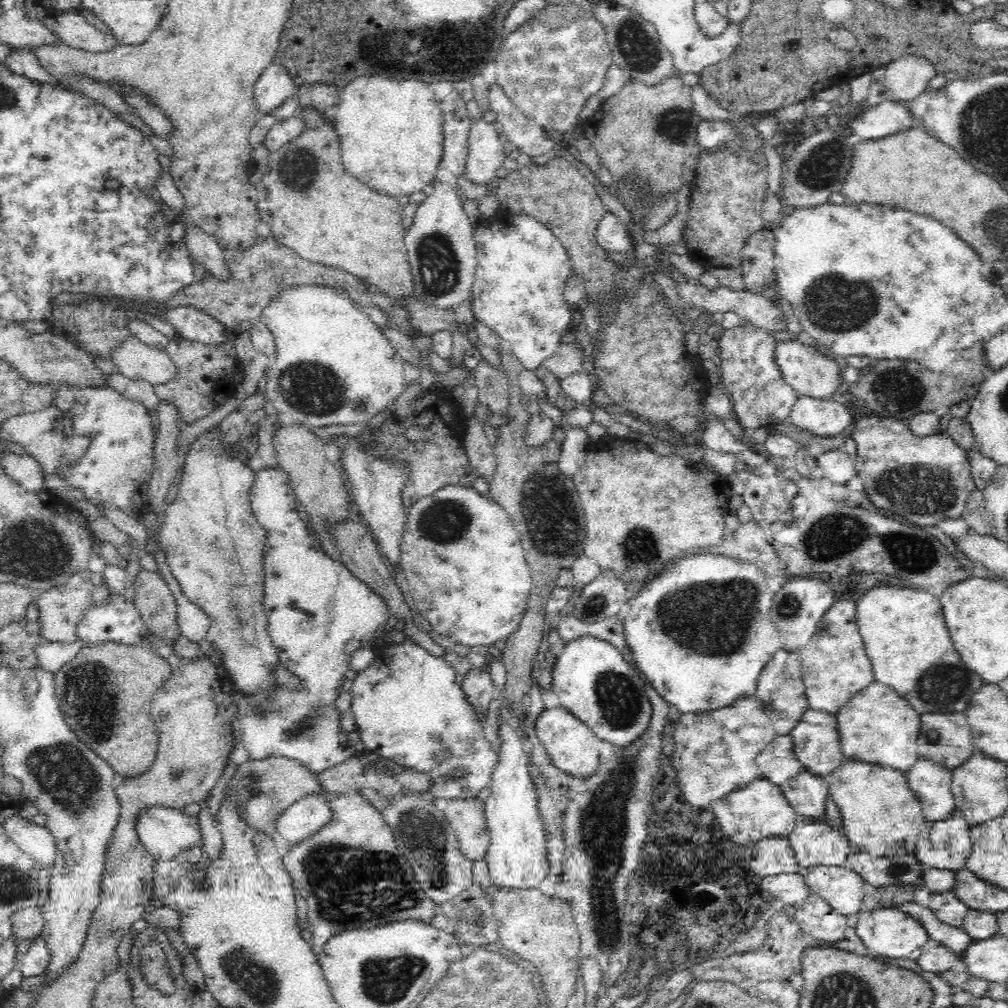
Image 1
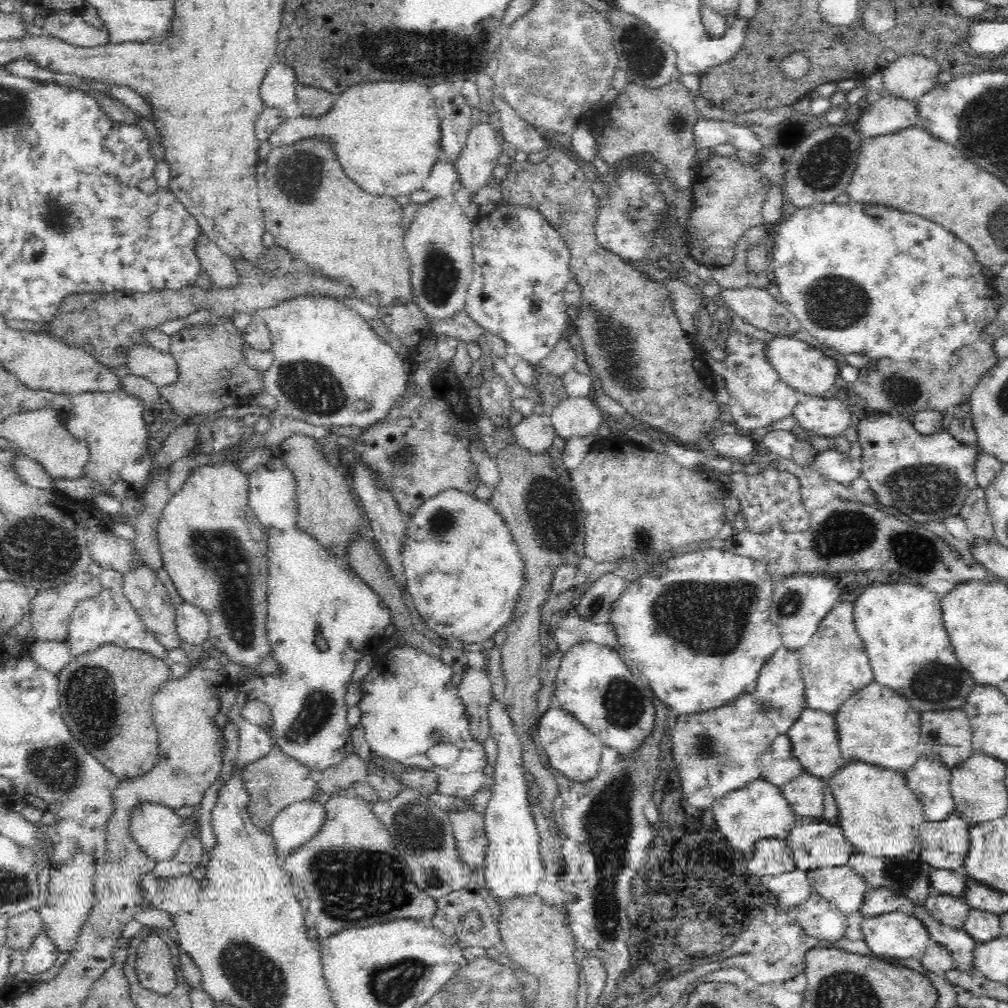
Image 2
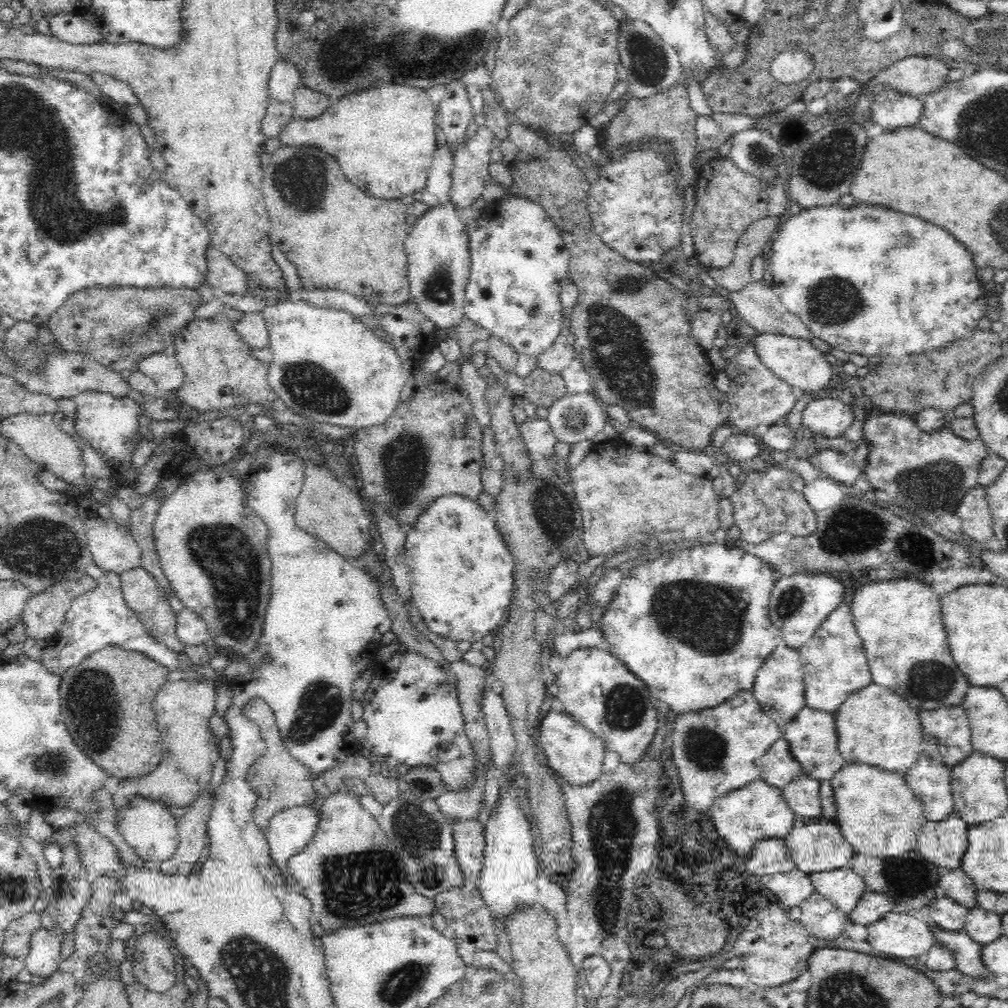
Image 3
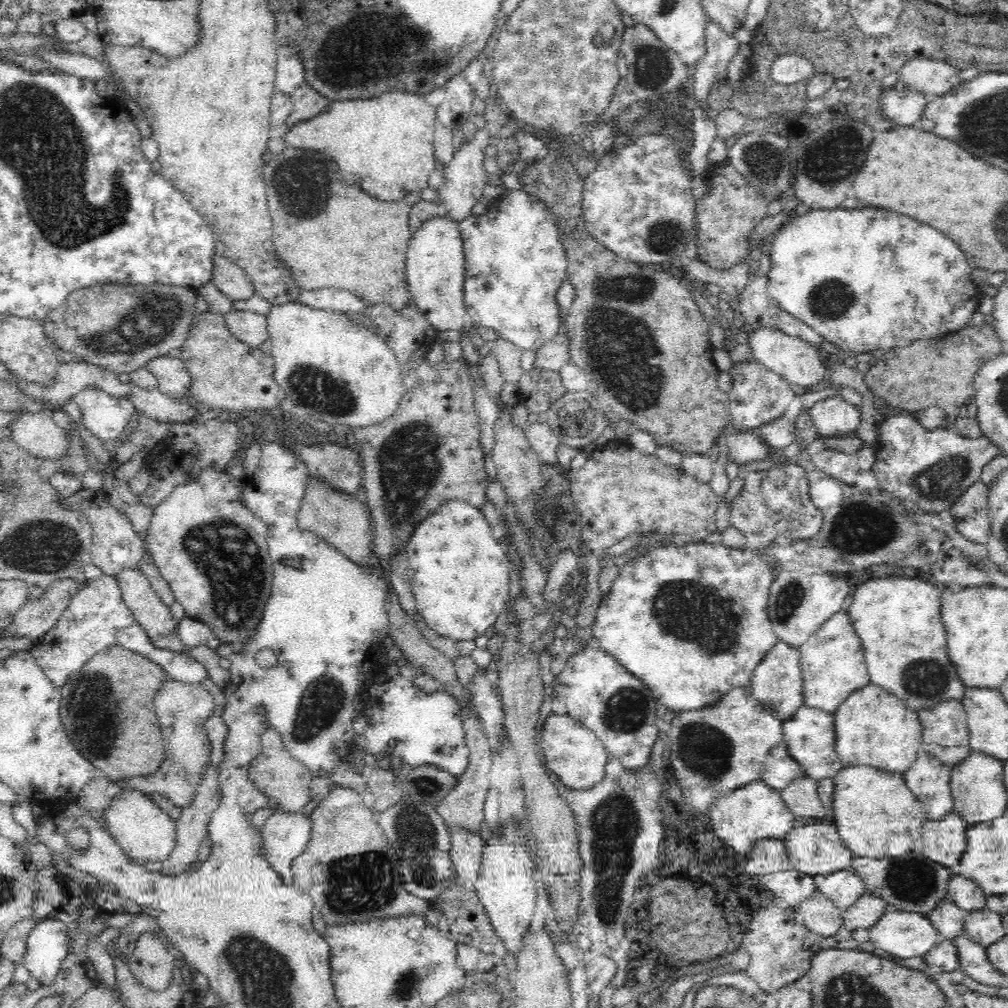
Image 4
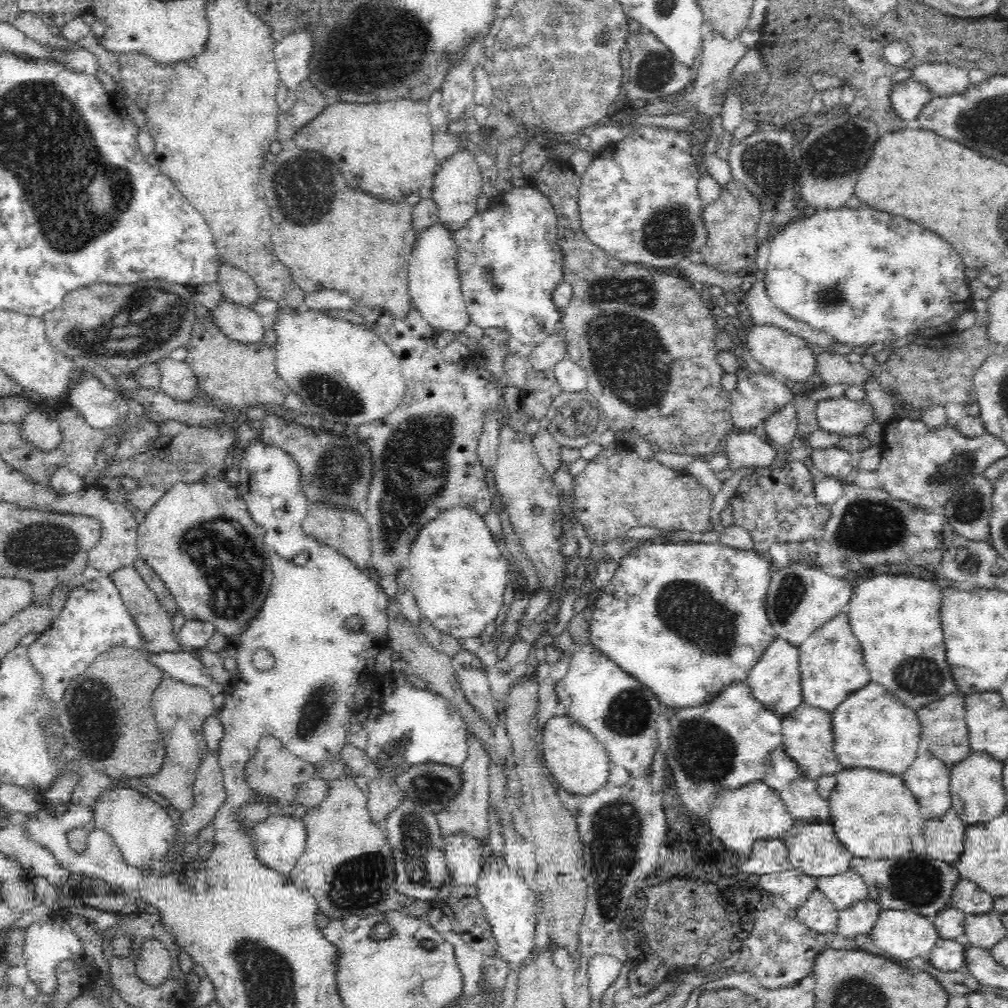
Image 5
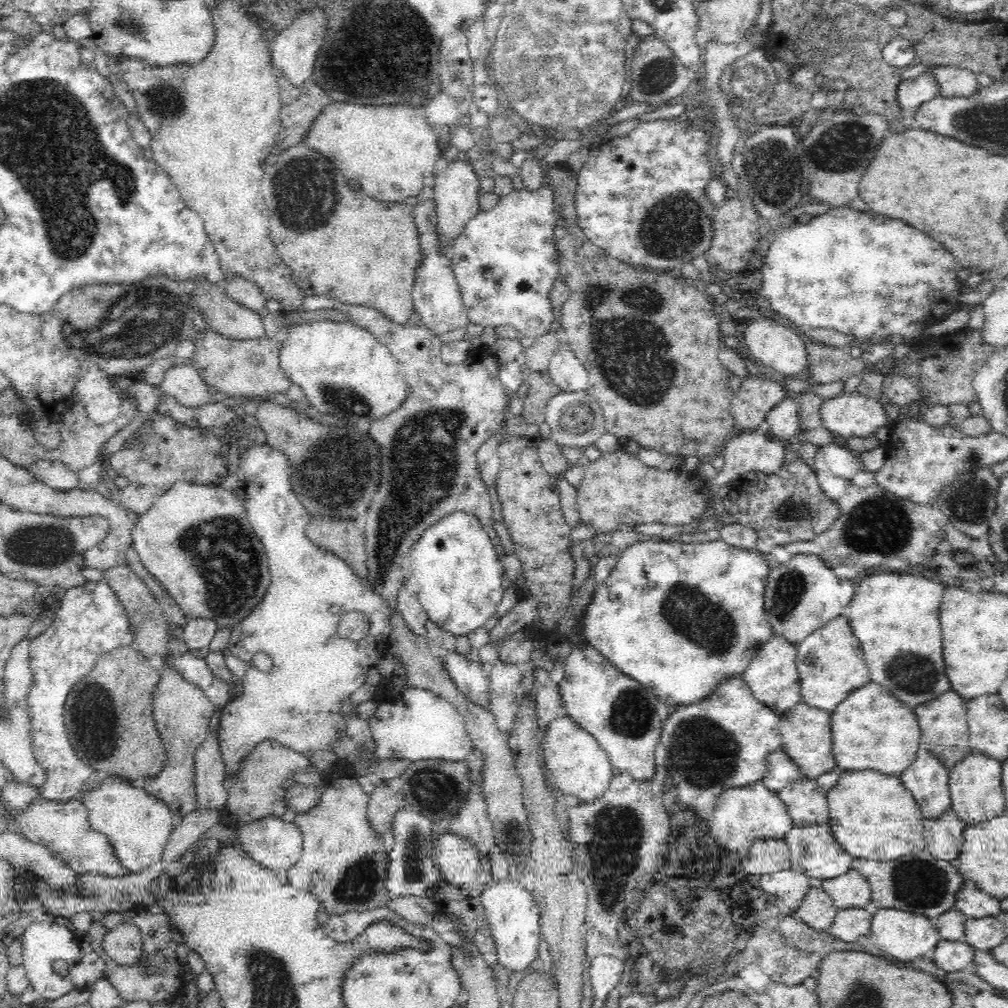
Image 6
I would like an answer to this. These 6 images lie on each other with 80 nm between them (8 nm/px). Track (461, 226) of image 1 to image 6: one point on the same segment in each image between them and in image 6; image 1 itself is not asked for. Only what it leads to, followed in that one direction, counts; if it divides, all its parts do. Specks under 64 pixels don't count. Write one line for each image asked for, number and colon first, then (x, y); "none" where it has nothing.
2: (439, 242)
3: (439, 263)
4: (435, 271)
5: (435, 289)
6: (438, 303)

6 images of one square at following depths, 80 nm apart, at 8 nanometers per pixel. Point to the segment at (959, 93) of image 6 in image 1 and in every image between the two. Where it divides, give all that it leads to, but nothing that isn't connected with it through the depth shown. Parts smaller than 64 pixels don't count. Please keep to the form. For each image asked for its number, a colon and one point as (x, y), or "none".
1: (906, 77)
2: (911, 75)
3: (916, 75)
4: (933, 77)
5: (944, 79)

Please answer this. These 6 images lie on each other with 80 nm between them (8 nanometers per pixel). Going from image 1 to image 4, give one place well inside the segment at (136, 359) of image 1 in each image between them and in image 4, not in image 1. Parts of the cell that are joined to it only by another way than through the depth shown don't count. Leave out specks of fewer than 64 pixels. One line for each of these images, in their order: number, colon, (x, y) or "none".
2: (162, 369)
3: (166, 370)
4: (174, 379)

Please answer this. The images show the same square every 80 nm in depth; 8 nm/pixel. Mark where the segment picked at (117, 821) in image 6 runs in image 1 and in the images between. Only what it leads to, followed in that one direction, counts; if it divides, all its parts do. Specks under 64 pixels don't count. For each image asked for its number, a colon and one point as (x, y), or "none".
1: (164, 832)
2: (156, 829)
3: (147, 825)
4: (145, 833)
5: (143, 831)

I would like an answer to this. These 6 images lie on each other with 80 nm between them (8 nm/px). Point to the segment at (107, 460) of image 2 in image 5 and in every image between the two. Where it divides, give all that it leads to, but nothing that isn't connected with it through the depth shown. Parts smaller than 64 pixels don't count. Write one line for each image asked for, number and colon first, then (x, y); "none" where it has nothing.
3: (109, 424)
4: (106, 416)
5: (101, 407)

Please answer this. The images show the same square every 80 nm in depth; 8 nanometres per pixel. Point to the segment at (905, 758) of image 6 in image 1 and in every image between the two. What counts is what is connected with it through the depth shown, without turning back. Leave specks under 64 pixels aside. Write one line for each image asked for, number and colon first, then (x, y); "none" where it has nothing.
1: (877, 725)
2: (875, 725)
3: (874, 726)
4: (874, 728)
5: (886, 724)

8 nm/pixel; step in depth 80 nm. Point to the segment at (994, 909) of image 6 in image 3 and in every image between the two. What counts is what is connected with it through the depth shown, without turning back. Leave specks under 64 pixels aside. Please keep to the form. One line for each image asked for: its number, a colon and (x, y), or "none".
3: (956, 884)
4: (965, 893)
5: (968, 897)

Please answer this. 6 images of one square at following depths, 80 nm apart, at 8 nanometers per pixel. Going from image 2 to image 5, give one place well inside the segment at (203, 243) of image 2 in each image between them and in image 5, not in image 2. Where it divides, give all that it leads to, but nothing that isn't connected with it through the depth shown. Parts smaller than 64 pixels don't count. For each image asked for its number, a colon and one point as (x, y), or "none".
3: (224, 275)
4: (228, 277)
5: (240, 288)

